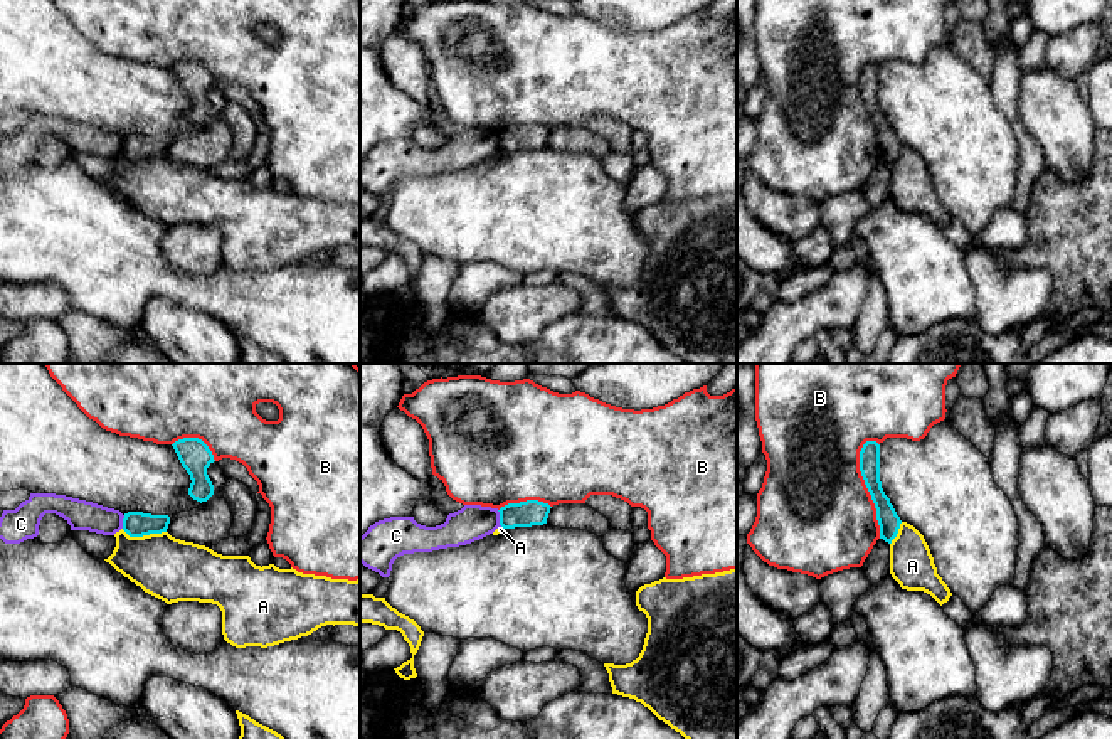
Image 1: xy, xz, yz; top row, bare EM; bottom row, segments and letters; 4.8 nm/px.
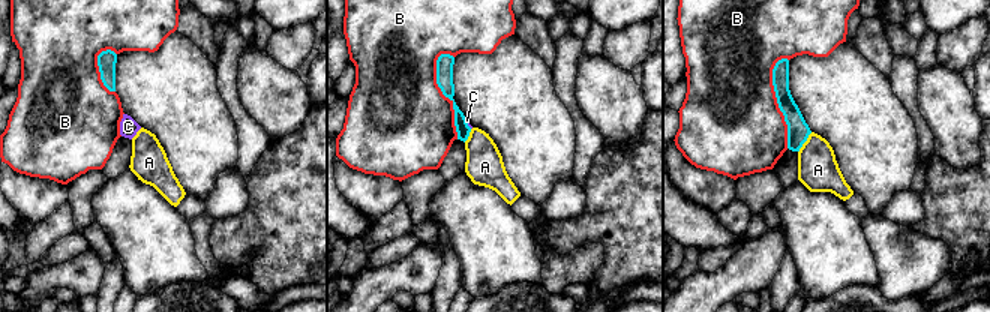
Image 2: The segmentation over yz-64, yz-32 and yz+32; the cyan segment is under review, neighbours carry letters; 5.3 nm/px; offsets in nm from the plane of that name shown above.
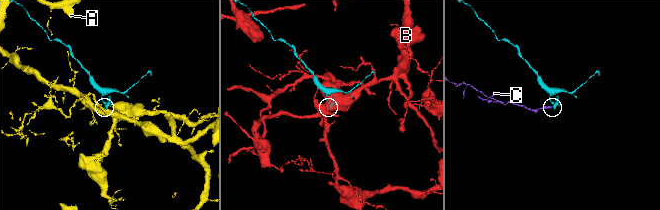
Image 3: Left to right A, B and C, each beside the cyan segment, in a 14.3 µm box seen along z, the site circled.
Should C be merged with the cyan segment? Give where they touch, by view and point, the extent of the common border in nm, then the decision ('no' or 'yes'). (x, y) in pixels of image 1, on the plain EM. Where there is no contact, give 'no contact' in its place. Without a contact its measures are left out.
contact xz (500, 142); length 80 nm; no

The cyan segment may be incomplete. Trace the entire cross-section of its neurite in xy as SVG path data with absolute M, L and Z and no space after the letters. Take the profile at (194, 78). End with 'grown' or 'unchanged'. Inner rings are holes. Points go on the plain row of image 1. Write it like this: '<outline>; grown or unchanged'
M183 61L172 69L190 98L188 118L200 126L207 125L214 118L214 108L207 98L207 91L215 84L212 74L199 61Z; unchanged

